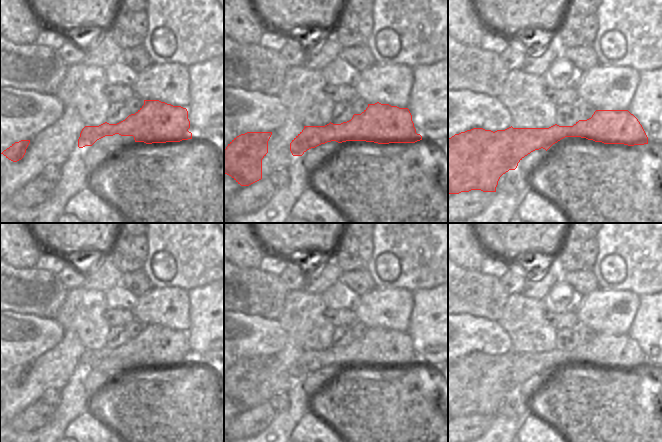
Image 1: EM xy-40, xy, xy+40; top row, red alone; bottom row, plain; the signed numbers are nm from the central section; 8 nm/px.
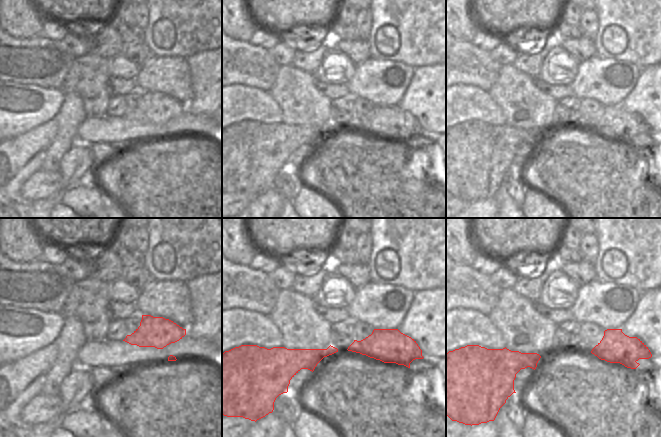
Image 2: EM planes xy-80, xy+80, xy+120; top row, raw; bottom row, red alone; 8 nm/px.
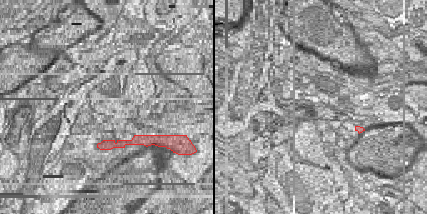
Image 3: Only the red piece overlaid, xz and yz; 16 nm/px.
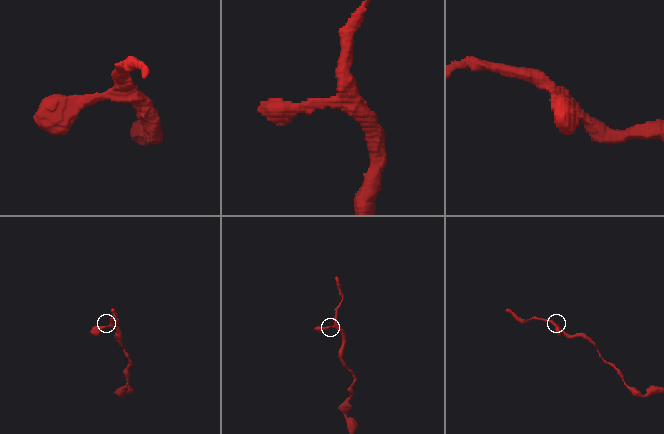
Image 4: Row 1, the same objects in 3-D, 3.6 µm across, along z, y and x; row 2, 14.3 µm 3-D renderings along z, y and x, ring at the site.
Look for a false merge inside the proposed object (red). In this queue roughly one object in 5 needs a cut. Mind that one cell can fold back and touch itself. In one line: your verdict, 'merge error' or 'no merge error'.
no merge error

